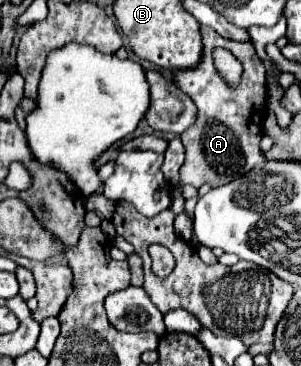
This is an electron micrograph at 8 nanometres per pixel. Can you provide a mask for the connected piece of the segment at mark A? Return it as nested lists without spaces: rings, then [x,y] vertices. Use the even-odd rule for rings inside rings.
[[[201,27],[203,37],[203,57],[195,69],[177,69],[173,83],[187,93],[197,105],[197,121],[183,135],[185,163],[179,169],[179,183],[199,189],[209,183],[211,187],[221,187],[233,179],[249,173],[253,167],[267,161],[265,153],[259,149],[261,141],[261,117],[267,113],[267,79],[265,67],[255,53],[251,41],[227,41],[211,27]],[[211,49],[229,49],[243,63],[243,77],[237,89],[227,89],[223,79],[215,75],[211,61]]]

